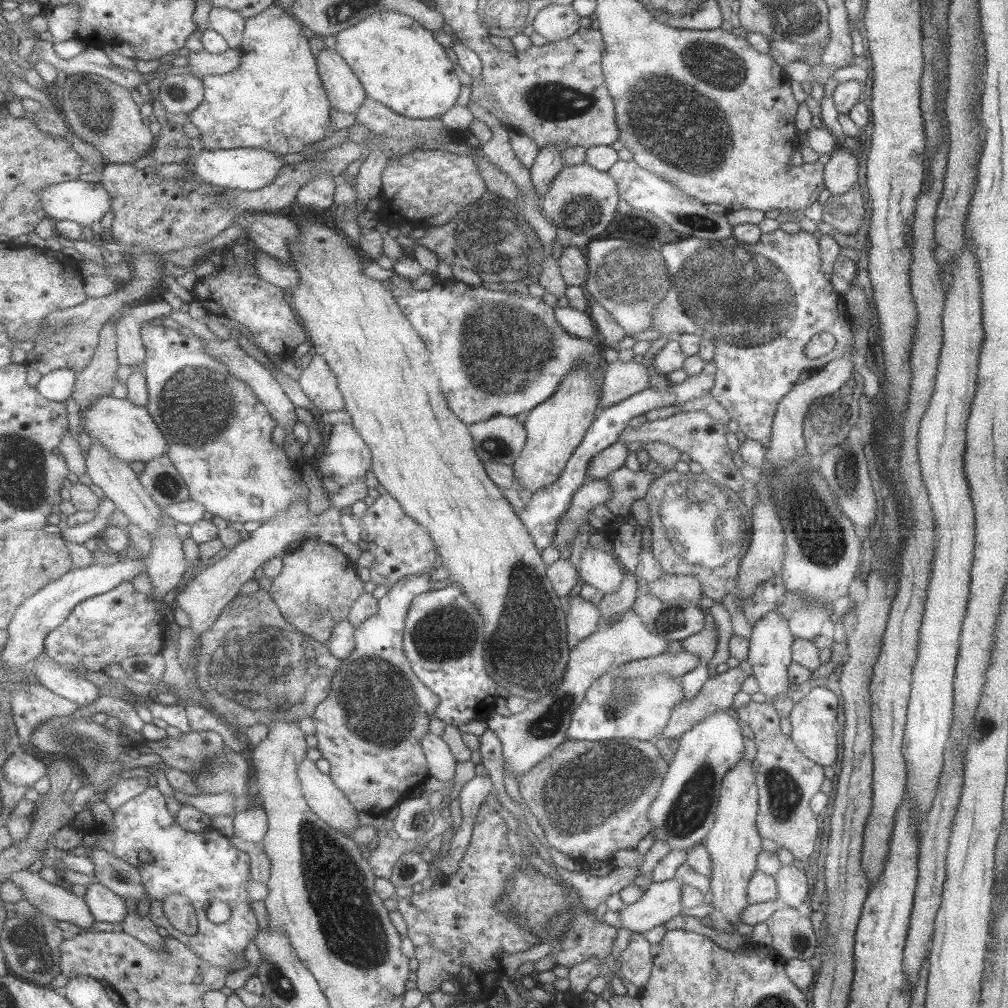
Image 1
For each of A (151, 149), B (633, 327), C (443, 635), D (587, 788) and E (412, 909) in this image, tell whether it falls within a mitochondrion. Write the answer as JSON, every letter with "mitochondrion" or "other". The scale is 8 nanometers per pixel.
{"A":"other","B":"other","C":"mitochondrion","D":"mitochondrion","E":"other"}

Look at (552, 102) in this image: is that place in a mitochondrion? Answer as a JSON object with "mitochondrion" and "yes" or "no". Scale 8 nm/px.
{"mitochondrion":"yes"}

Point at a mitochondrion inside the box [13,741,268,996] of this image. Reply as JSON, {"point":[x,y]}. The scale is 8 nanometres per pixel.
{"point":[35,966]}

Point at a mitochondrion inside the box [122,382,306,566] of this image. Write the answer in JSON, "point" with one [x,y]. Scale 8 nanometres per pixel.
{"point":[168,485]}

